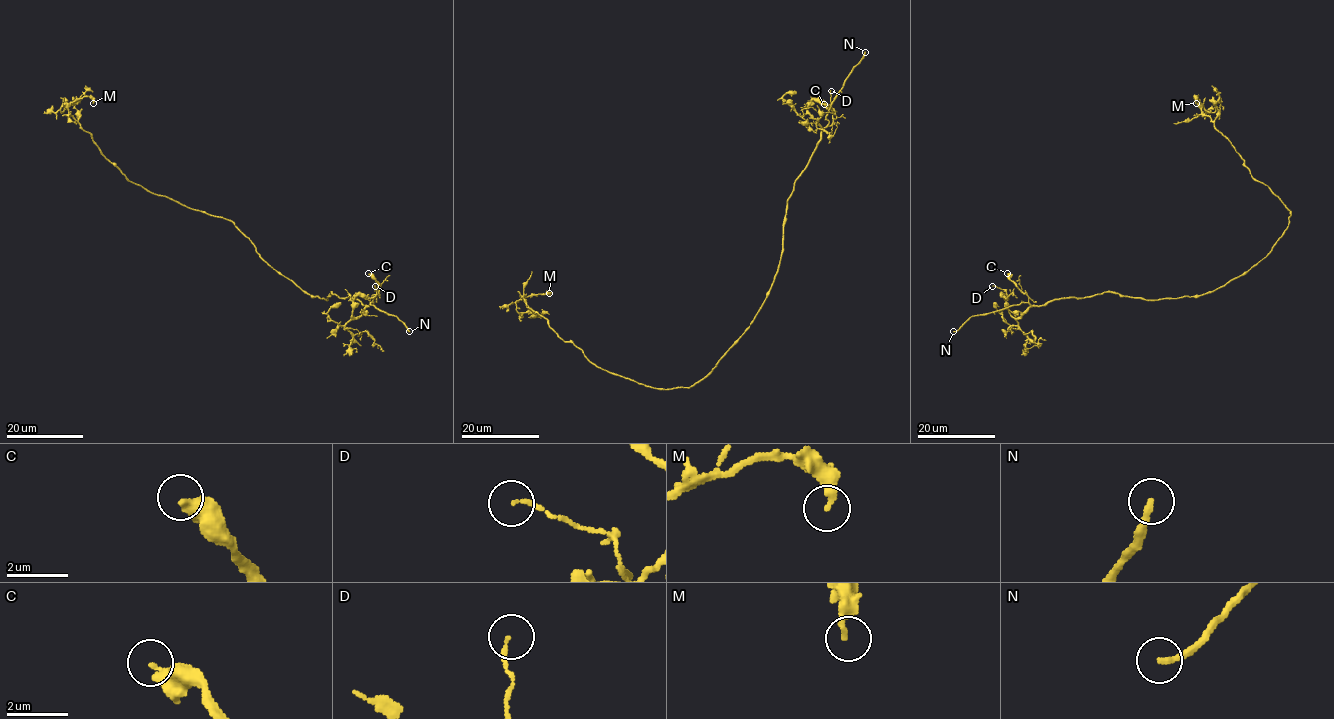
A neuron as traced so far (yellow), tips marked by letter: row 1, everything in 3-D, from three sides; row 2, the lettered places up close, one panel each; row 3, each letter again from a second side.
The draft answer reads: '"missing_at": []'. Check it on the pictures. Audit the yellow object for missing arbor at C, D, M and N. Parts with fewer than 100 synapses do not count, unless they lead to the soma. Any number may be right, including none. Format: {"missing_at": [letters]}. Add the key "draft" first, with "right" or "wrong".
{"draft": "wrong", "missing_at": ["N"]}

